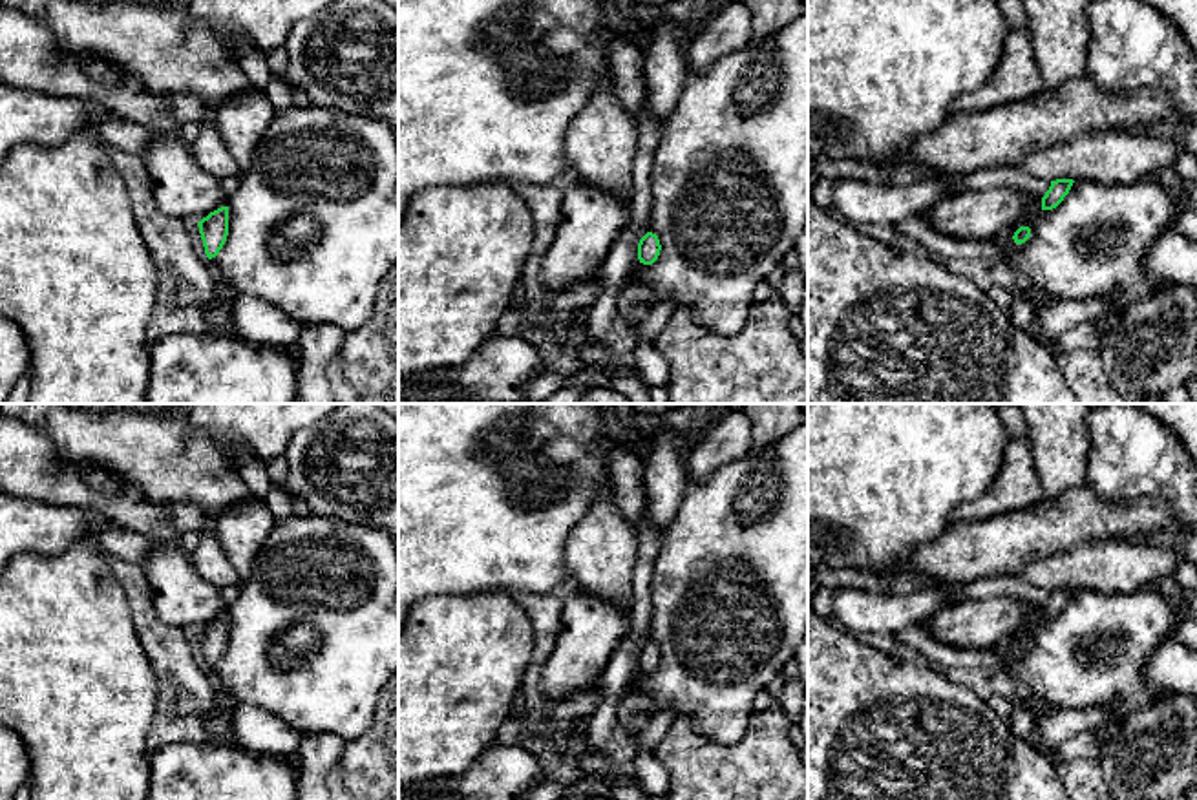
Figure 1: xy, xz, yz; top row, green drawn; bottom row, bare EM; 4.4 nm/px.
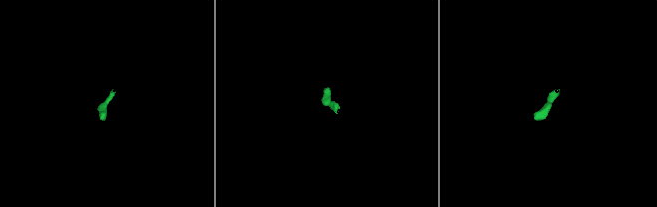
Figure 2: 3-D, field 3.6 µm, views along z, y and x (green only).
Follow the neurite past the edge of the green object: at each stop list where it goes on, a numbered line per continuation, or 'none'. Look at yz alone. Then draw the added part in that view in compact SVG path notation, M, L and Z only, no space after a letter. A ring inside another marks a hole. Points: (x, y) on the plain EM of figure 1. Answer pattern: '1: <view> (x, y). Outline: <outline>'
none

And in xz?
none

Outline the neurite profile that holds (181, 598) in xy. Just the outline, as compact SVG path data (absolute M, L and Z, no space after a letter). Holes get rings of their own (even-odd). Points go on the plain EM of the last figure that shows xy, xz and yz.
M154 542L143 566L163 623L199 632L228 614L221 590L196 572L190 553L179 542Z

